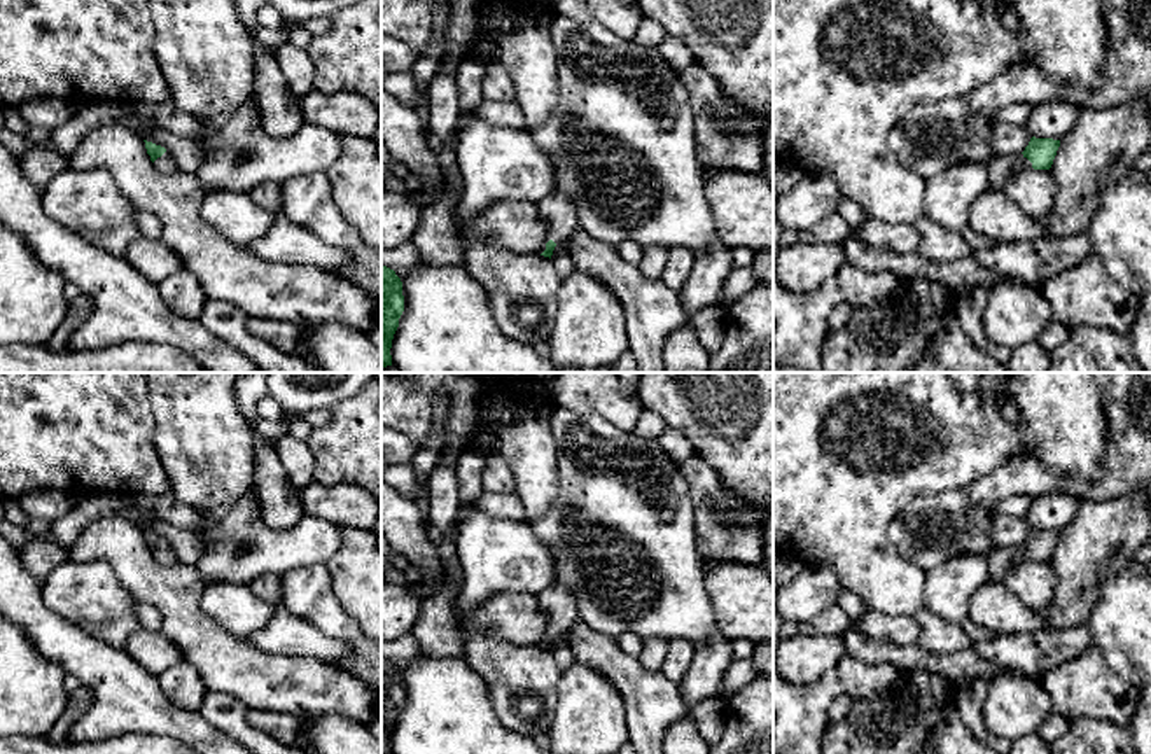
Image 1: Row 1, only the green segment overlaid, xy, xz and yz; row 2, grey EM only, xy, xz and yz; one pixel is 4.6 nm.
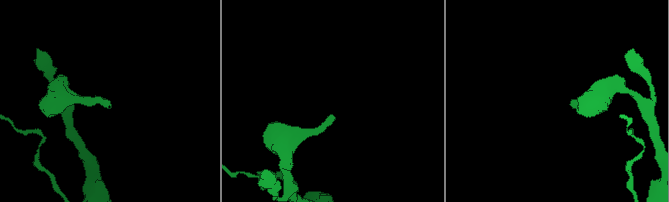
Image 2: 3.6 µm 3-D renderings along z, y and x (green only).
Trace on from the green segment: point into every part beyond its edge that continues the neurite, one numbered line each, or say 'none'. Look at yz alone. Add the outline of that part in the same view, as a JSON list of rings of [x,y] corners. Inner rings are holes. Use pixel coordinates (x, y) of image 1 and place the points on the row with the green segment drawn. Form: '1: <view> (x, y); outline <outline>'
1: yz (1001, 168); outline [[[1023,154],[995,156],[988,164],[990,189],[1001,191],[1002,184],[1018,170],[1032,168],[1032,163]]]

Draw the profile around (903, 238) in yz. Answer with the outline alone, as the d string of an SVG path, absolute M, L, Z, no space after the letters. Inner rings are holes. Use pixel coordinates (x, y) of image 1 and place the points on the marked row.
M868 215L868 219L857 229L852 229L850 234L875 250L910 254L918 252L920 248L920 233L913 224L889 224Z

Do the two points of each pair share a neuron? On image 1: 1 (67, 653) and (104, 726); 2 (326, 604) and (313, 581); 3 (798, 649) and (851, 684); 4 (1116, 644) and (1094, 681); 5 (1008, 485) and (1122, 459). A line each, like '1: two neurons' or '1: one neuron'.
1: one neuron
2: one neuron
3: two neurons
4: two neurons
5: one neuron

